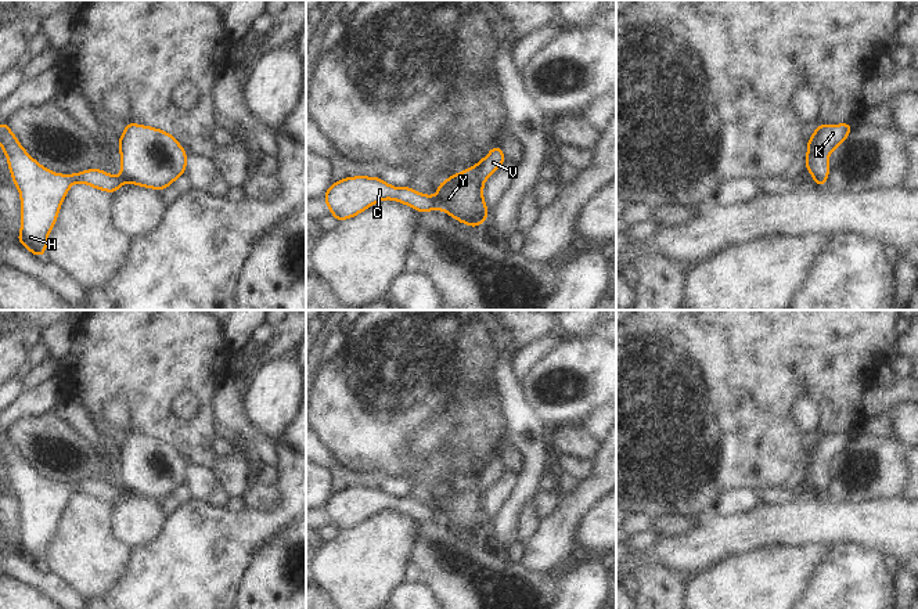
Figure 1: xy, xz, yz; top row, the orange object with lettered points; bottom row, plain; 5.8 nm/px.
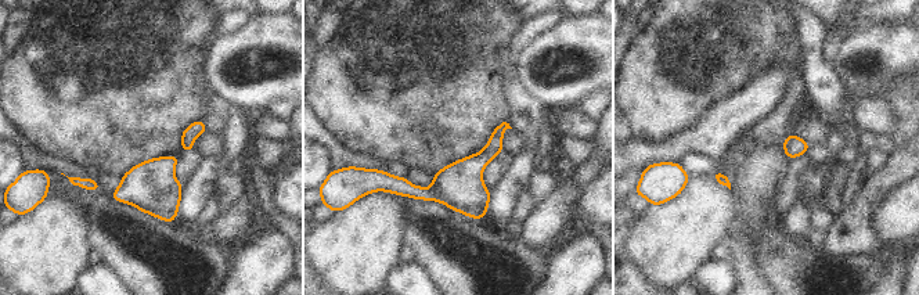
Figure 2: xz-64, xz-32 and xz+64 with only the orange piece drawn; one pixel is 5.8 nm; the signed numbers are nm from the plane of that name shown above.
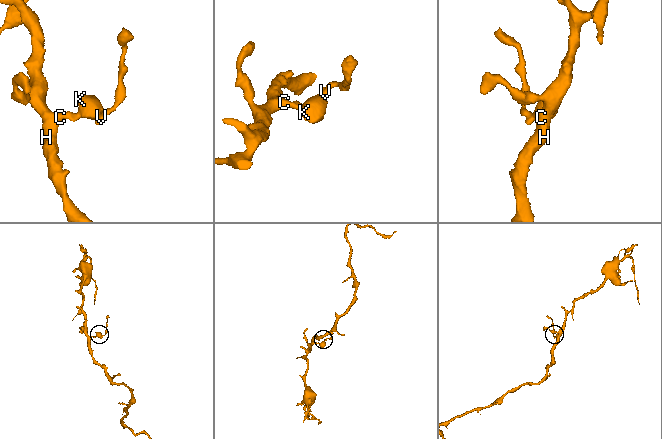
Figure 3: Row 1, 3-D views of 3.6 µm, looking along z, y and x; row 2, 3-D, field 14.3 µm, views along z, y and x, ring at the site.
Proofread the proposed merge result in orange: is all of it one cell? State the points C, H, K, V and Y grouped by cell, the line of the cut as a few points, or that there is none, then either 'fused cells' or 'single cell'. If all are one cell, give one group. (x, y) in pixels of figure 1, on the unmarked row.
C H K V Y | no cut | single cell

